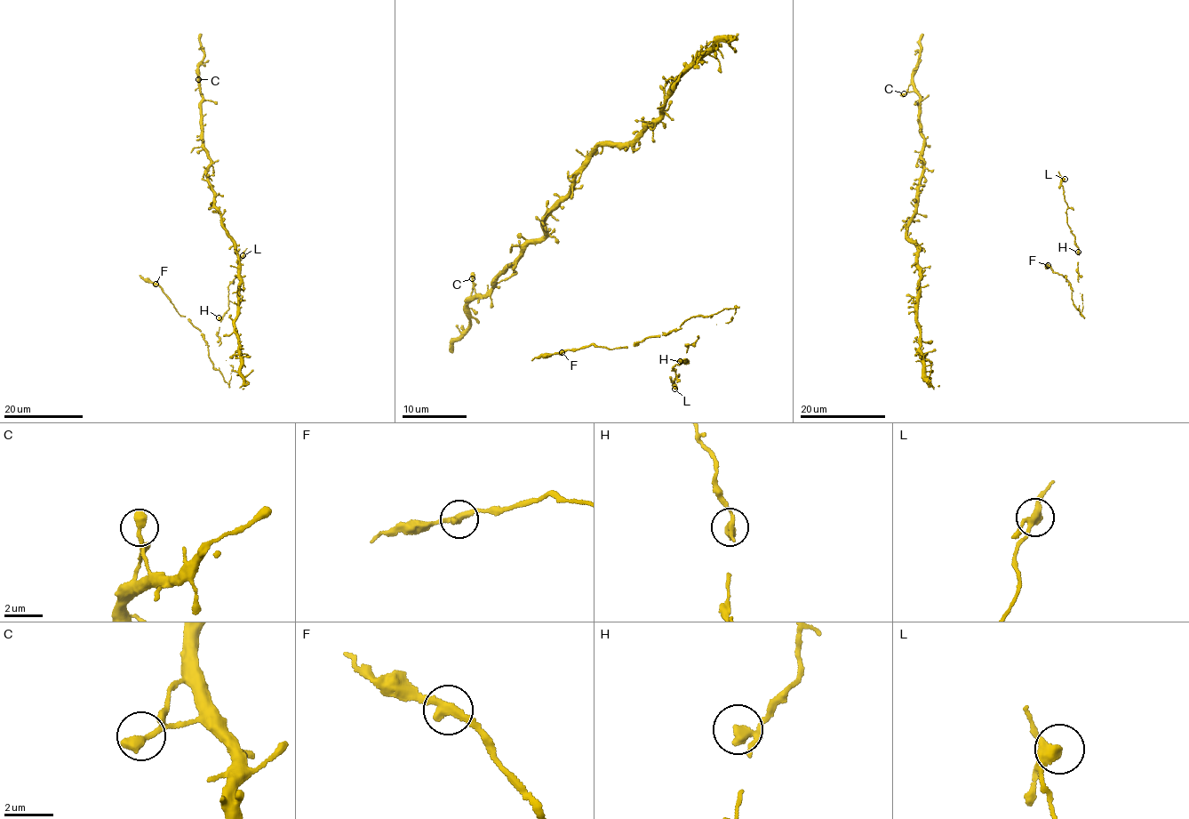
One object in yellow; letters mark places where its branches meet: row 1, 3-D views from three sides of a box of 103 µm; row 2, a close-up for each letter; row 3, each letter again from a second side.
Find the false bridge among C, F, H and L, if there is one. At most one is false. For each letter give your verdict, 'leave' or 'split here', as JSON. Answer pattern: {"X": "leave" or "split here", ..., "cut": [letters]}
{"C": "leave", "F": "leave", "H": "leave", "L": "leave", "cut": []}

